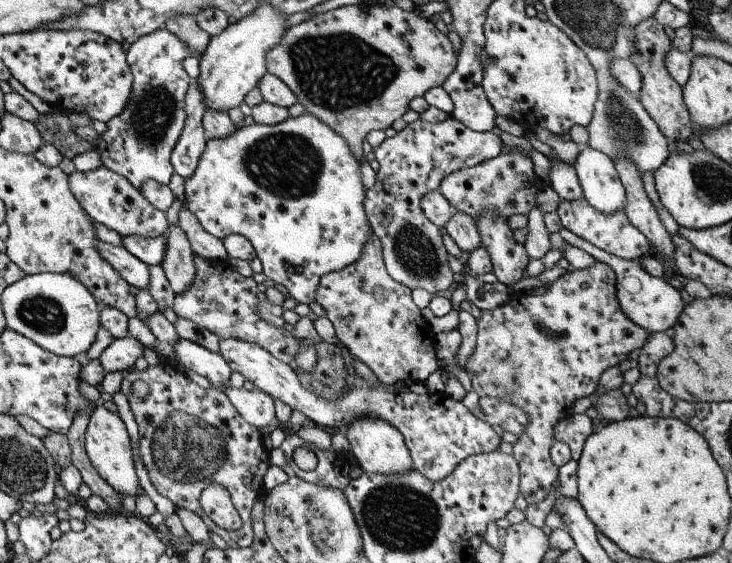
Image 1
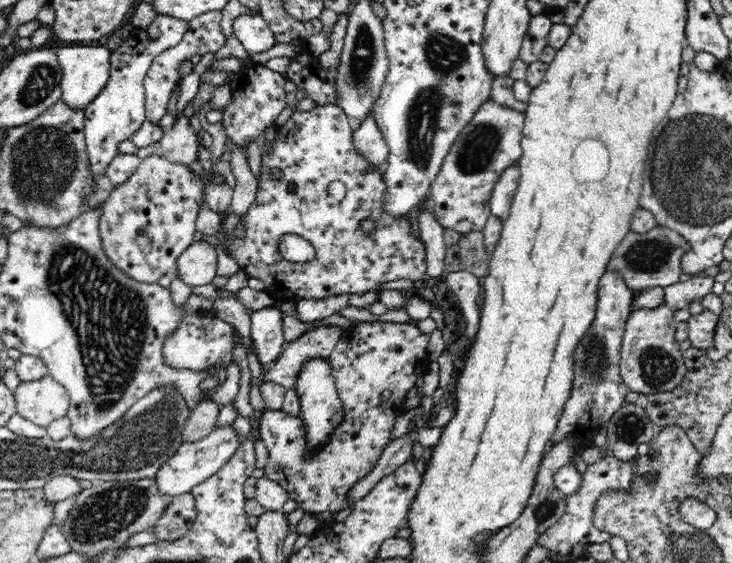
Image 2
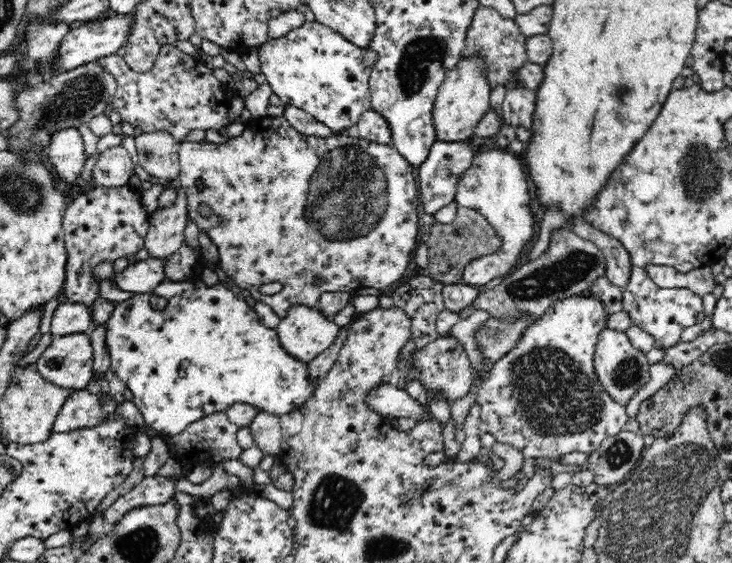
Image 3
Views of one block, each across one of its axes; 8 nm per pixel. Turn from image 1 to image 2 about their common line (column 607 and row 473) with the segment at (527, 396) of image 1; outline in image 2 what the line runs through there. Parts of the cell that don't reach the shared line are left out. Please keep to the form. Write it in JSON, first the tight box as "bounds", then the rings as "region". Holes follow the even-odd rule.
{"bounds":[258,322,430,514],"region":[[[362,322],[359,323],[356,327],[352,327],[350,330],[345,330],[343,336],[340,338],[336,349],[332,352],[332,355],[329,359],[329,365],[332,369],[332,377],[335,381],[335,386],[337,392],[340,395],[340,399],[344,401],[346,405],[346,417],[342,420],[342,424],[334,430],[334,434],[330,436],[329,442],[321,449],[321,452],[316,455],[310,455],[306,449],[304,449],[303,441],[303,430],[302,430],[302,421],[299,417],[290,416],[287,412],[284,412],[282,409],[270,410],[265,409],[260,416],[258,422],[258,436],[259,440],[264,443],[266,449],[269,451],[269,462],[264,466],[265,476],[270,478],[270,480],[280,483],[280,485],[286,488],[286,491],[290,493],[290,498],[296,500],[298,506],[305,510],[307,513],[318,514],[321,512],[332,512],[336,513],[340,510],[350,507],[350,504],[347,504],[345,500],[345,494],[347,490],[358,480],[364,478],[367,475],[369,470],[372,470],[372,467],[378,462],[380,454],[384,451],[384,448],[390,444],[390,431],[394,426],[396,417],[399,415],[399,412],[404,411],[404,398],[406,398],[406,393],[416,385],[416,379],[425,374],[425,371],[428,370],[428,342],[430,336],[425,336],[424,333],[420,332],[415,325],[412,324],[396,324],[390,322]]]}

